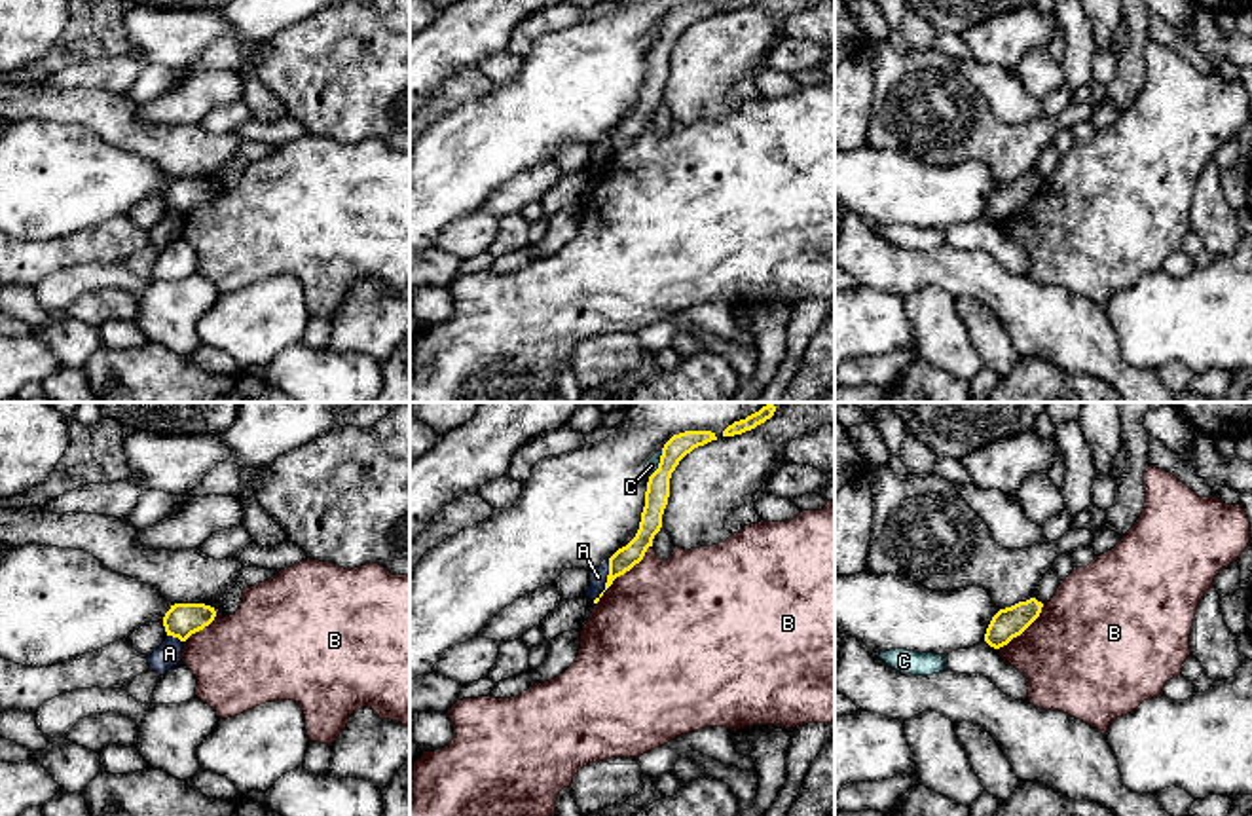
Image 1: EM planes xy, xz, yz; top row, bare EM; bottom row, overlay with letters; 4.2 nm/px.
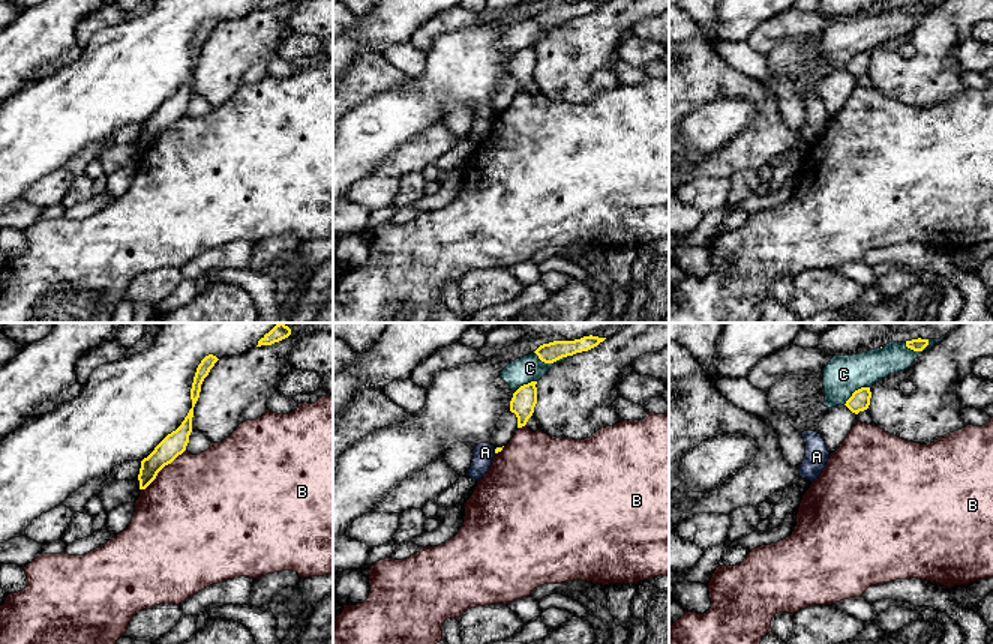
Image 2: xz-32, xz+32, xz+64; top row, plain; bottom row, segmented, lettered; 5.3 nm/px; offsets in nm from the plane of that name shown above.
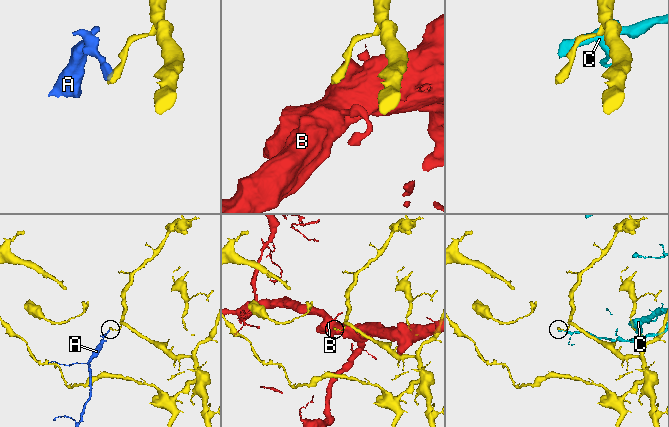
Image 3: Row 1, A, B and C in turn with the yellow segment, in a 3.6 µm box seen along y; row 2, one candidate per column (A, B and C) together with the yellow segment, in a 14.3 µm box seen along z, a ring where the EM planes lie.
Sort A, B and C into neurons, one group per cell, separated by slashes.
A / B / C

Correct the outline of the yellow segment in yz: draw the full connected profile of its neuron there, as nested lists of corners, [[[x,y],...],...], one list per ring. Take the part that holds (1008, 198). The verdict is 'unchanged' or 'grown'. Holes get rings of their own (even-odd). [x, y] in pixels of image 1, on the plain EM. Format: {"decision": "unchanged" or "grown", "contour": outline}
{"decision": "unchanged", "contour": [[[1030,173],[1011,182],[1000,184],[986,203],[985,216],[994,224],[1007,220],[1040,192],[1041,182],[1041,176]]]}

